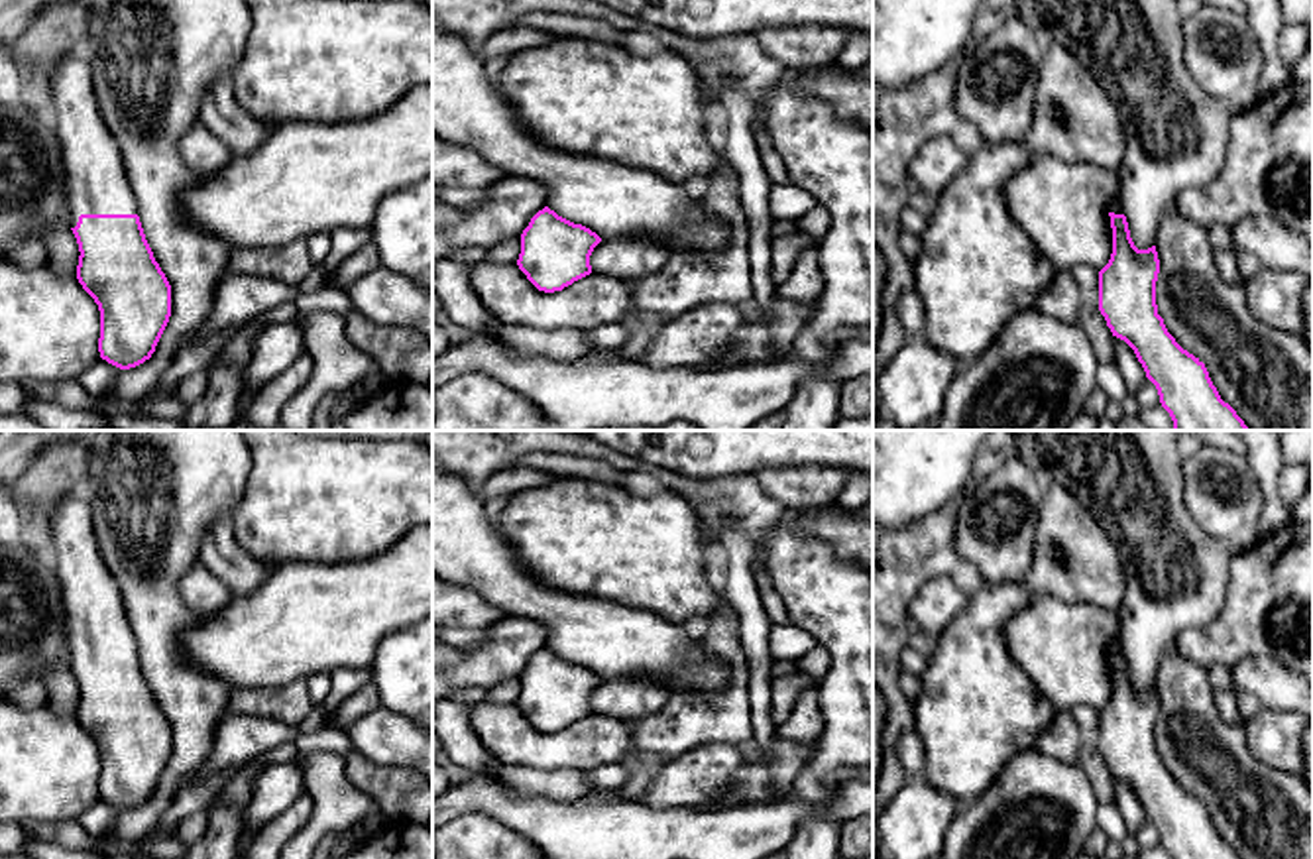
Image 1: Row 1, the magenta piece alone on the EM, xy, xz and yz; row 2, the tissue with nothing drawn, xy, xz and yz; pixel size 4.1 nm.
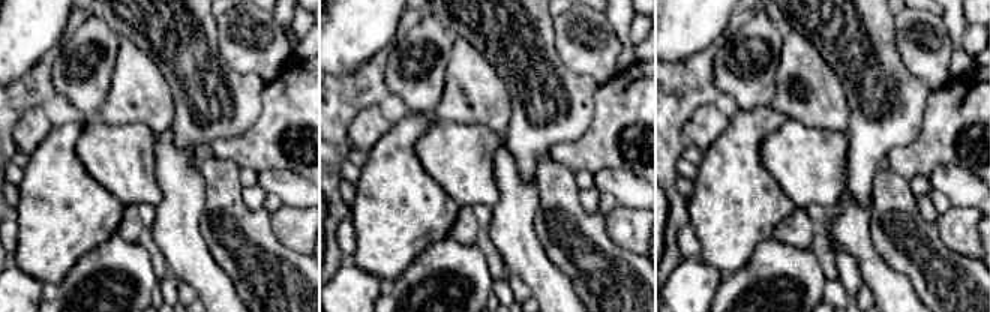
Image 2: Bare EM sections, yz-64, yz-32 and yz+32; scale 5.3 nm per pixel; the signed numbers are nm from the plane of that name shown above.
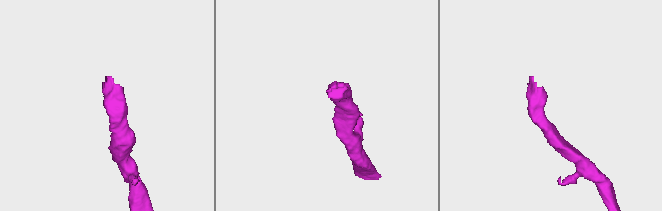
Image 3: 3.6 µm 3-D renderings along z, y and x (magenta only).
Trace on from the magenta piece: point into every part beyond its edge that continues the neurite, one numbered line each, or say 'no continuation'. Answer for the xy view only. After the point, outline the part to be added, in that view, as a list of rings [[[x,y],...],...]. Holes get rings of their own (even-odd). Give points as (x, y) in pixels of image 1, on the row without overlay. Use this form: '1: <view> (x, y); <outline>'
1: xy (95, 618); [[[85,487],[61,497],[51,533],[49,558],[63,592],[69,668],[81,655],[138,655],[120,586],[98,550]]]

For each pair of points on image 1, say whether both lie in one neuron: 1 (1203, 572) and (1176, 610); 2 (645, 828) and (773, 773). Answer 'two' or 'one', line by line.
1: one
2: two

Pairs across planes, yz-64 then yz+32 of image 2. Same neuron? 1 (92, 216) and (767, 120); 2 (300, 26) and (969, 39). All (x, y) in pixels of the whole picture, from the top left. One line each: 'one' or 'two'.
1: one
2: one

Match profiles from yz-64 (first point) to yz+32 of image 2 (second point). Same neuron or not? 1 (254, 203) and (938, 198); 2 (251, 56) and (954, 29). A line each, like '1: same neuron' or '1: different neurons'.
1: different neurons
2: different neurons

